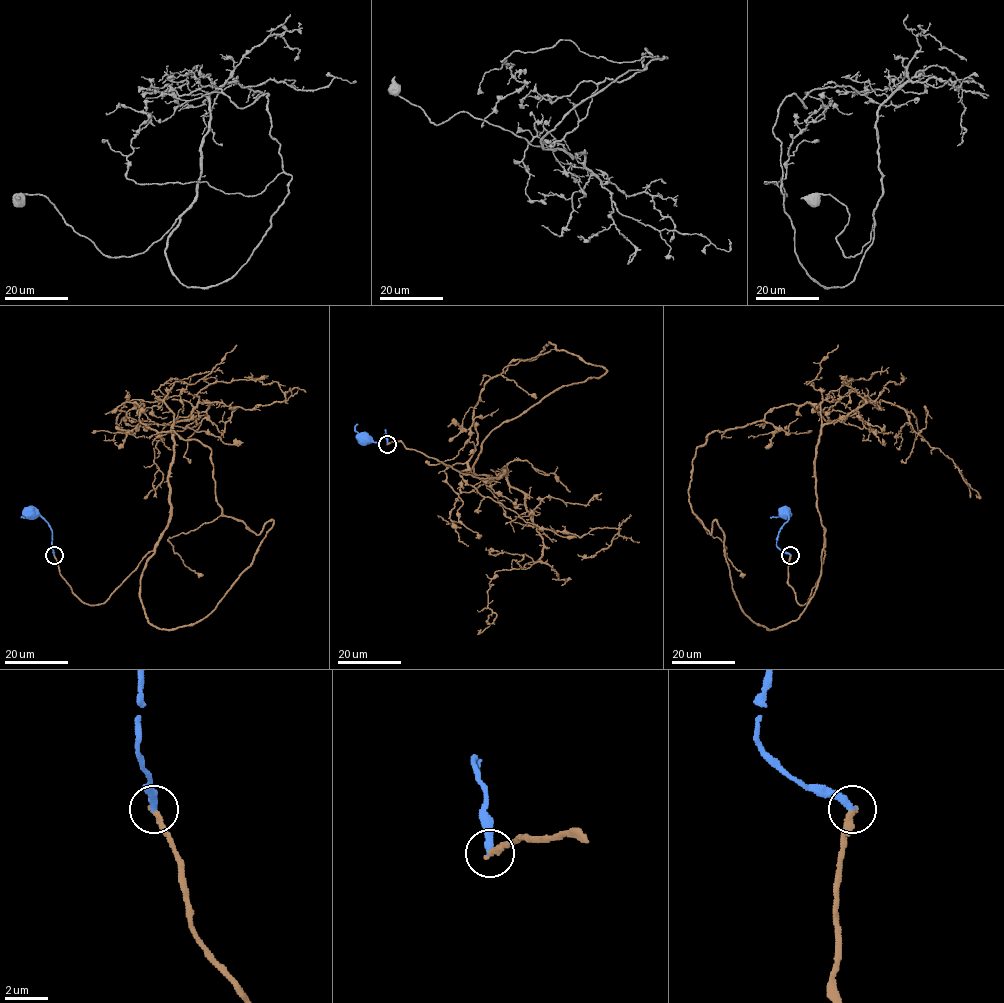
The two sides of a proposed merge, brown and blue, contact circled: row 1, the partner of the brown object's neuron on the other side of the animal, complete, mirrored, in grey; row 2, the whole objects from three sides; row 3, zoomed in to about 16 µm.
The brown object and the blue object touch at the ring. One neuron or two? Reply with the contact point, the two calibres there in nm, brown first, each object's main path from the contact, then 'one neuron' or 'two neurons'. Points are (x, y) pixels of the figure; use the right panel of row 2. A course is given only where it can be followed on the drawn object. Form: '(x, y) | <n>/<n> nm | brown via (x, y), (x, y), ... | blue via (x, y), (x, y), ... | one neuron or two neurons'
(790, 555) | 280/360 nm | brown via (790, 556), (803, 605), (823, 550), (814, 595), (797, 619), (758, 626), (724, 532), (695, 516), (745, 575) | blue via (790, 555), (776, 545), (776, 539), (788, 521), (786, 513) | one neuron

